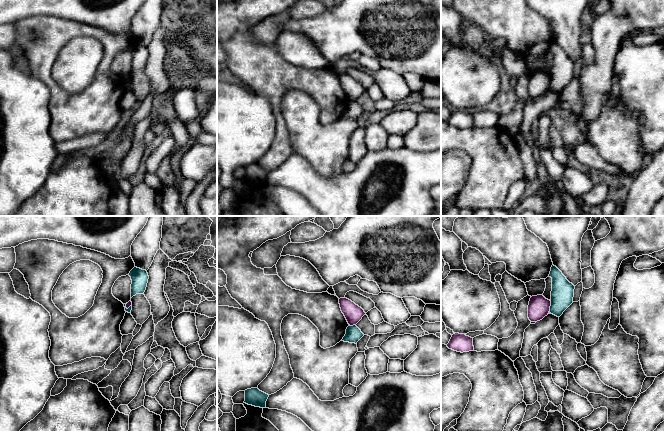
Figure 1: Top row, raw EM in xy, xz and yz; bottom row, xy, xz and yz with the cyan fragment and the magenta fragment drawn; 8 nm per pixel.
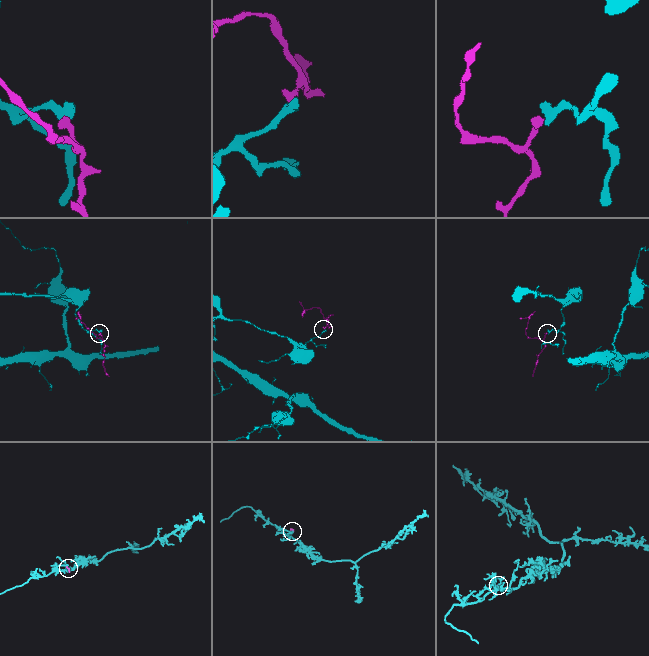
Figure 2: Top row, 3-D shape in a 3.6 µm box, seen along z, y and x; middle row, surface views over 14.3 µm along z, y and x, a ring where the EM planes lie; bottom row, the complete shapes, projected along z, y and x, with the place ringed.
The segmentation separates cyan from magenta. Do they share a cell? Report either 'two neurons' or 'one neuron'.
two neurons

